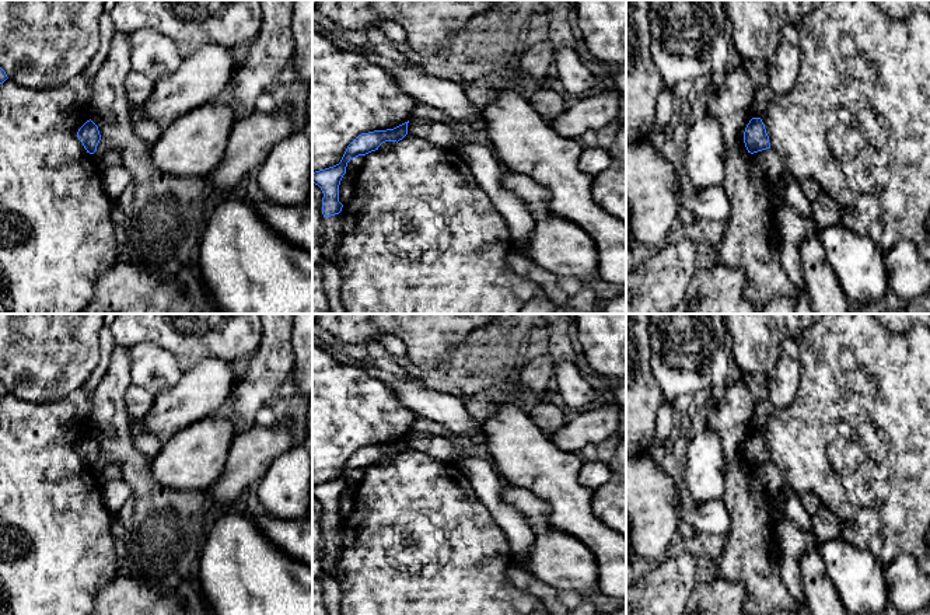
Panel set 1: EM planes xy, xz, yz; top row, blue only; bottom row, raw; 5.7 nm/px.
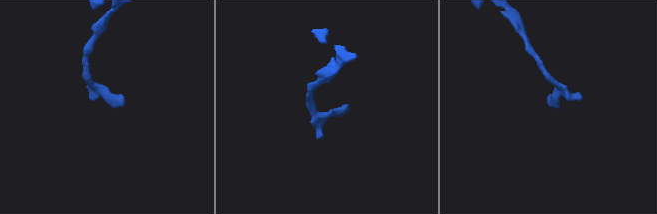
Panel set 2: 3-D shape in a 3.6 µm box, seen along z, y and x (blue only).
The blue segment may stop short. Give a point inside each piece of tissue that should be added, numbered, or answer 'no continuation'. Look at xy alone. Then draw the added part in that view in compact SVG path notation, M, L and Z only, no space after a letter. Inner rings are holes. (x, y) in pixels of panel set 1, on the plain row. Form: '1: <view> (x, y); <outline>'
no continuation

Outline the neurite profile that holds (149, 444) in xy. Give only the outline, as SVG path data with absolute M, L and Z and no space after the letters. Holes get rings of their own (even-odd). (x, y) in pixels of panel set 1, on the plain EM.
M134 431L133 441L134 441L136 448L143 455L151 459L160 452L164 438L151 433L140 434Z

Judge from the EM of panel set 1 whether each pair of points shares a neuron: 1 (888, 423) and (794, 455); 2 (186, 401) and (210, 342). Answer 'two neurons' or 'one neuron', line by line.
1: one neuron
2: two neurons

